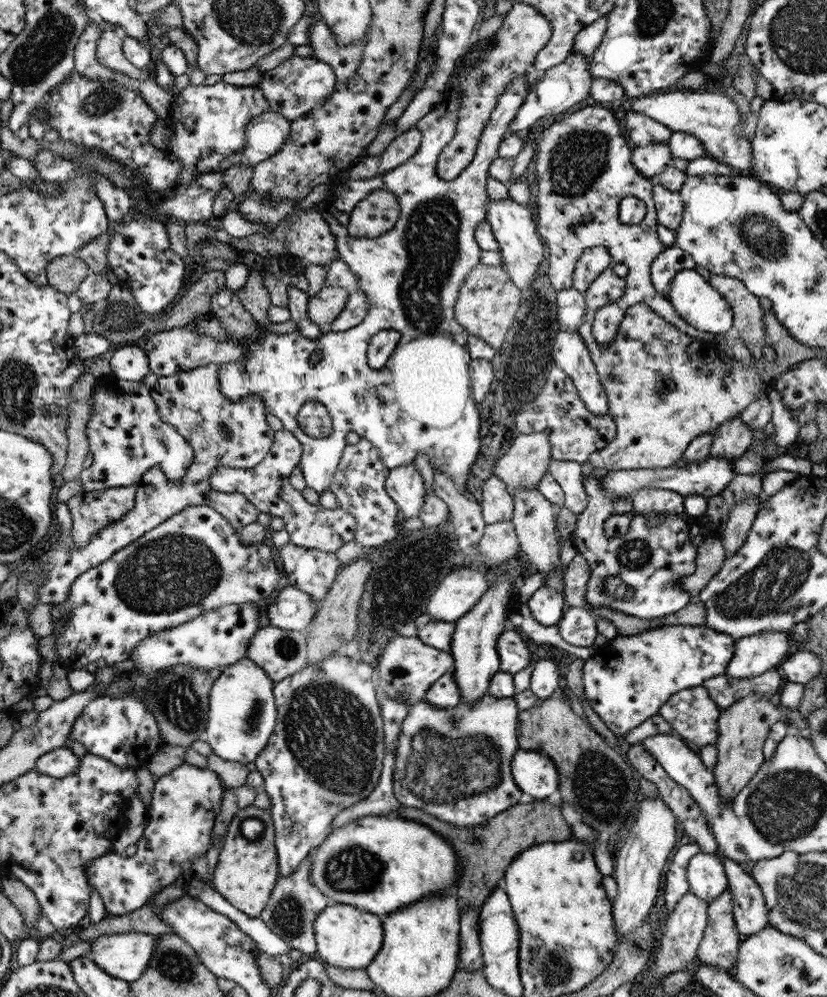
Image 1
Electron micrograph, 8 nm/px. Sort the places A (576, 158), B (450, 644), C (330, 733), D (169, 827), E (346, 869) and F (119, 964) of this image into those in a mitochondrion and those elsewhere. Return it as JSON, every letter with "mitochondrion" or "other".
{"A":"mitochondrion","B":"other","C":"mitochondrion","D":"other","E":"mitochondrion","F":"other"}

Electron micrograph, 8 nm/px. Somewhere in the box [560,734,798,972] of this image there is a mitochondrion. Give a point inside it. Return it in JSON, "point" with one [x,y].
{"point":[604,790]}

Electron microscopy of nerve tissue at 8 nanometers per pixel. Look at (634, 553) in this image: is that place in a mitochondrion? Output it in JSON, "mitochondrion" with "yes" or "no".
{"mitochondrion":"yes"}

